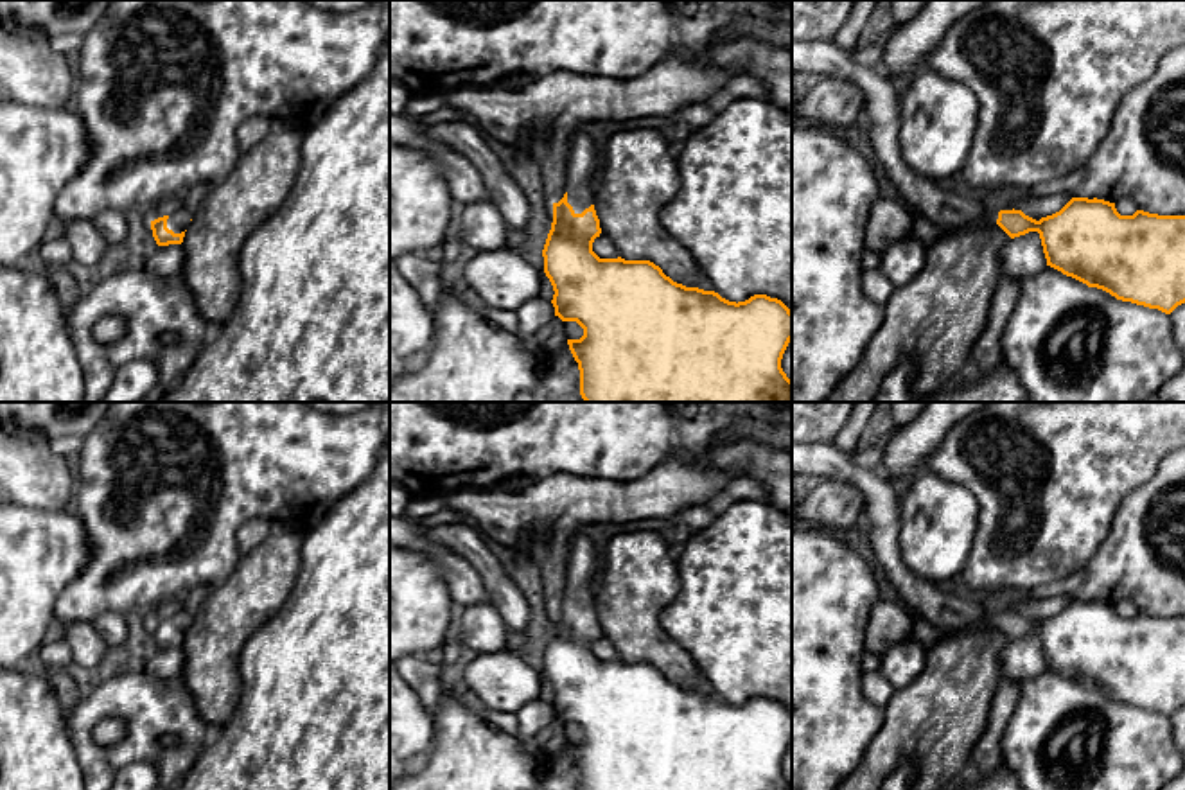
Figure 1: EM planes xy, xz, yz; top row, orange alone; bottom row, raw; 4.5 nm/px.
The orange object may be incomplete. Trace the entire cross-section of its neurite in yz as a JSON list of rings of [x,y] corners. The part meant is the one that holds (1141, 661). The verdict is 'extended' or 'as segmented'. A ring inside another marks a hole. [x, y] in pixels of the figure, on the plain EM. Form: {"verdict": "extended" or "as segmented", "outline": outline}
{"verdict": "extended", "outline": [[[792,442],[792,476],[797,481],[831,478],[851,483],[860,490],[864,512],[869,519],[869,546],[874,560],[905,600],[905,605],[943,634],[971,627],[998,627],[1011,641],[1038,634],[1047,668],[1088,689],[1102,691],[1117,702],[1158,711],[1165,716],[1185,706],[1185,618],[1158,618],[1144,612],[1137,612],[1133,618],[1120,618],[1115,605],[1097,600],[1072,600],[1059,614],[1040,623],[1014,610],[1000,614],[988,612],[979,598],[964,594],[955,585],[944,587],[926,582],[905,566],[898,539],[901,497],[883,474],[855,465],[837,449],[835,442]]]}

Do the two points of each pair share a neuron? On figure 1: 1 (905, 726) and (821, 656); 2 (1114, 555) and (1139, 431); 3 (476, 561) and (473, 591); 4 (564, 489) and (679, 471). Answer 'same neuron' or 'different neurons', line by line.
1: different neurons
2: different neurons
3: different neurons
4: same neuron

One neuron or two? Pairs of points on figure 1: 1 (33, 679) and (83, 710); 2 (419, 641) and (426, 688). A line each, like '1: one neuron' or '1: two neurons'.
1: two neurons
2: two neurons

